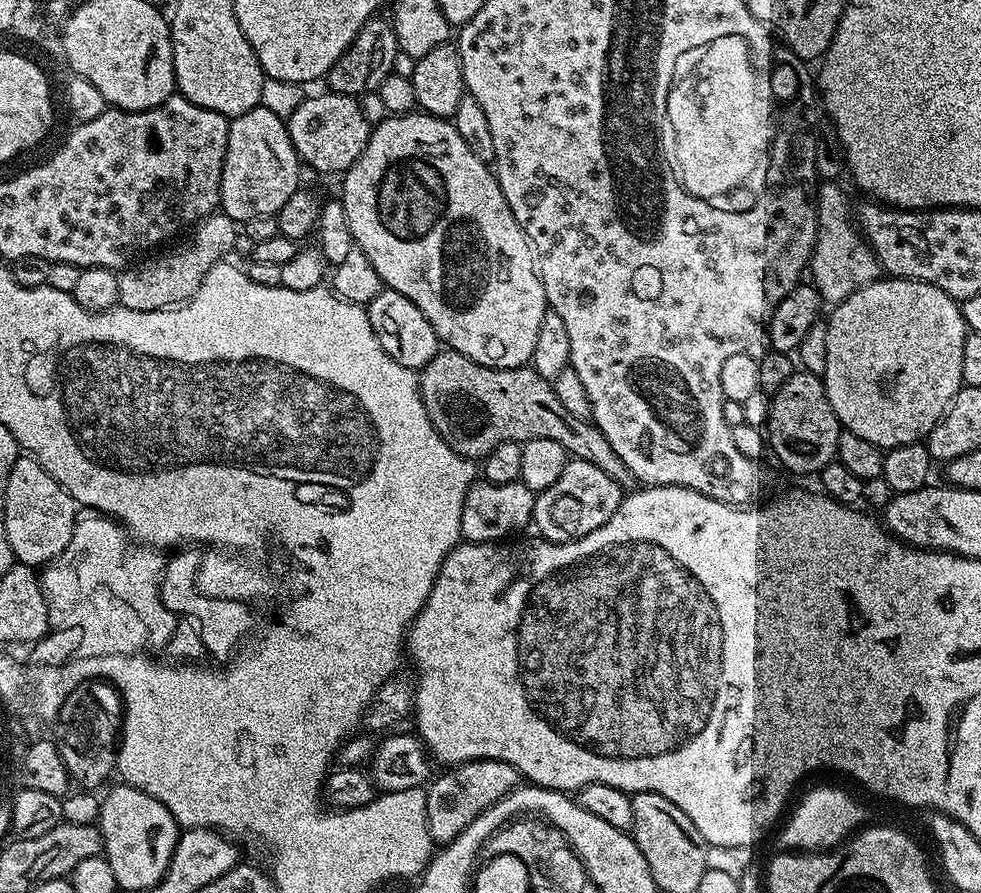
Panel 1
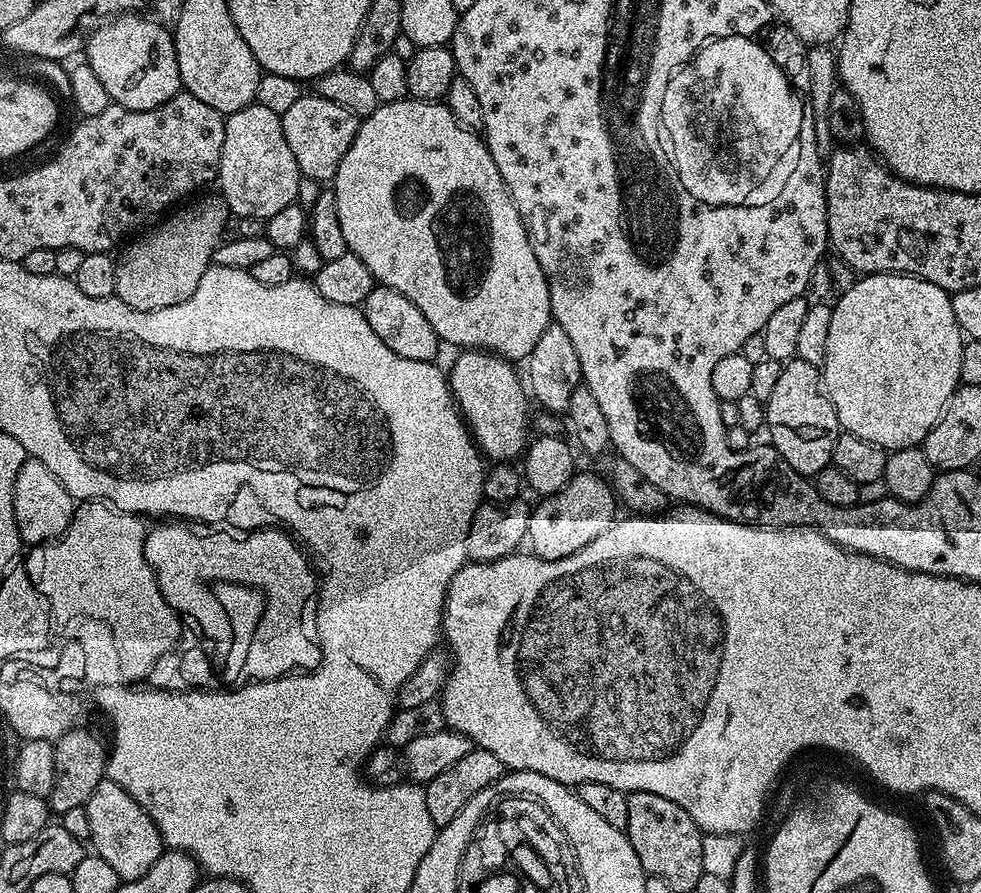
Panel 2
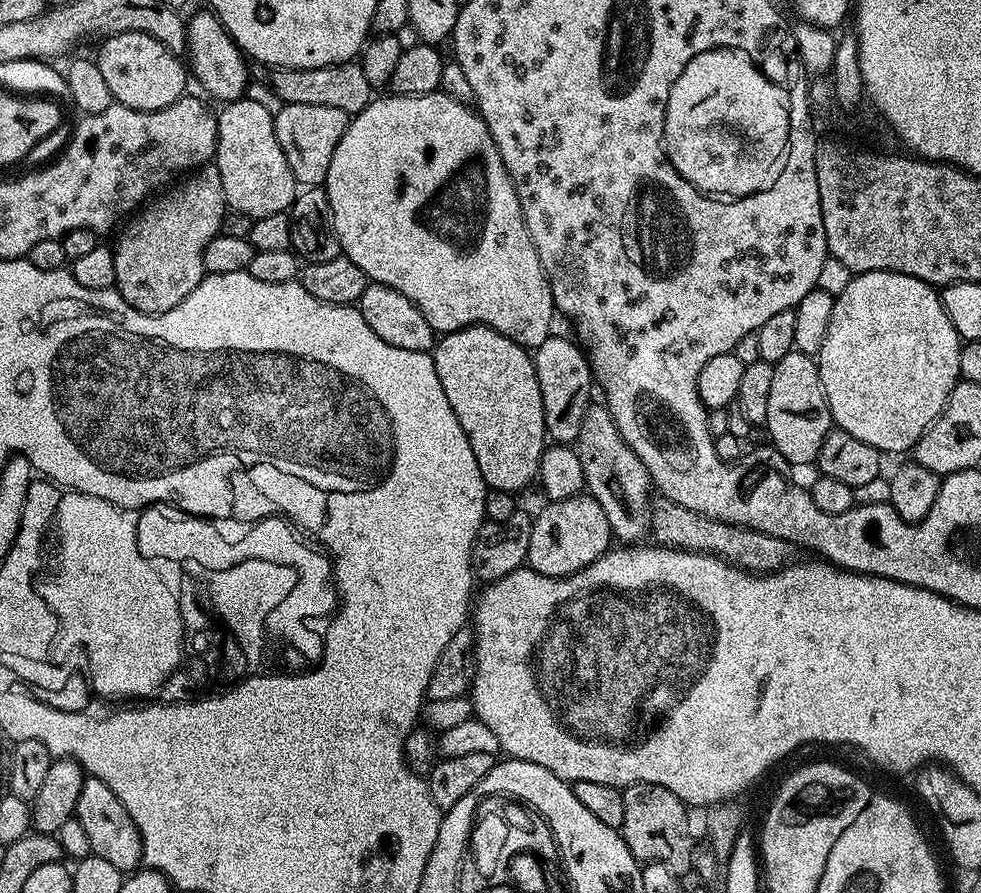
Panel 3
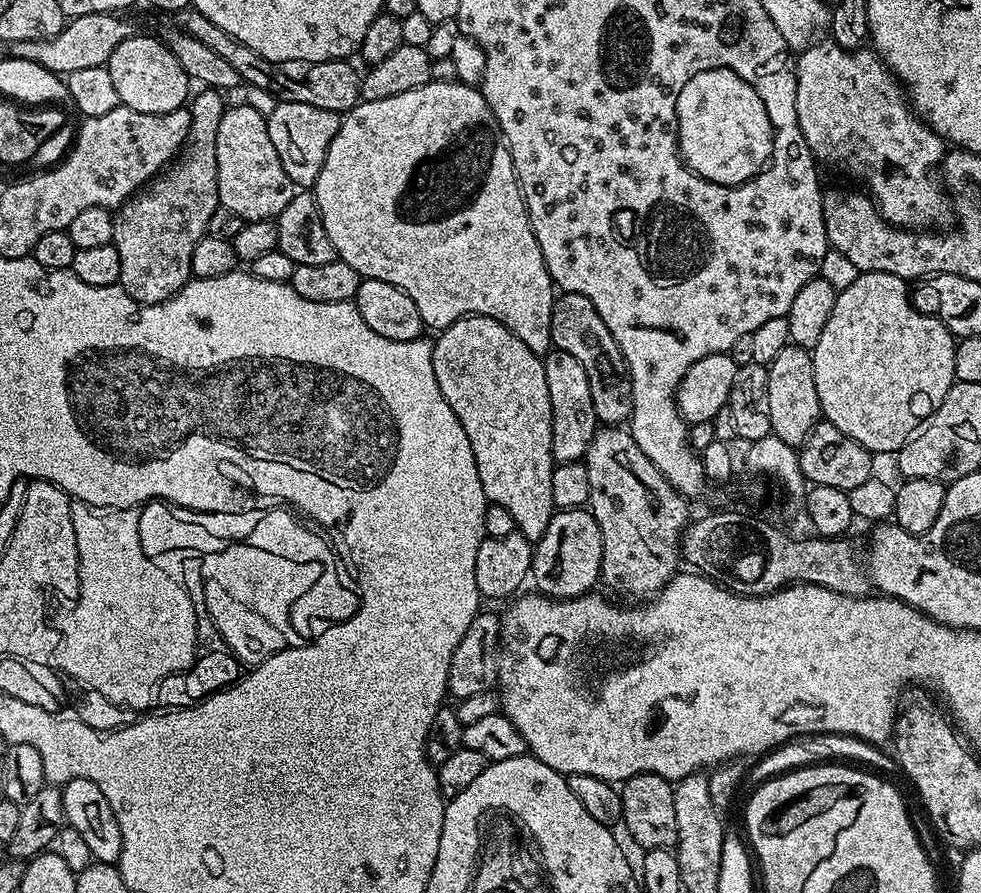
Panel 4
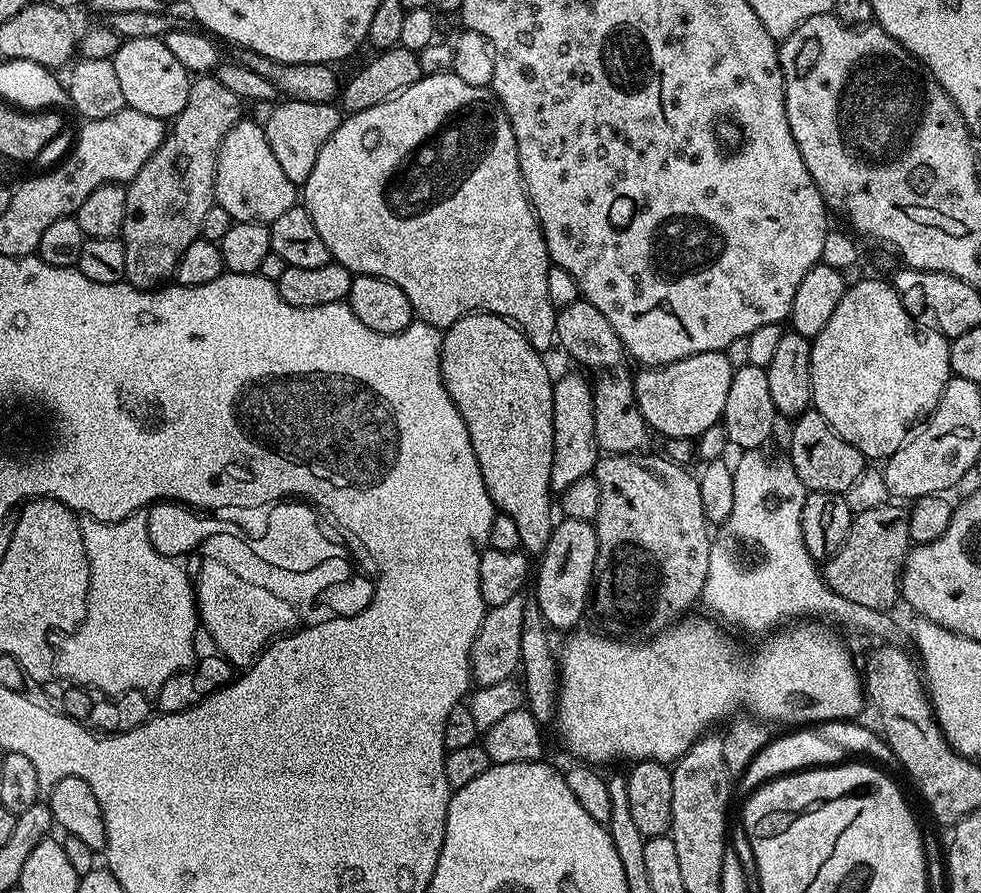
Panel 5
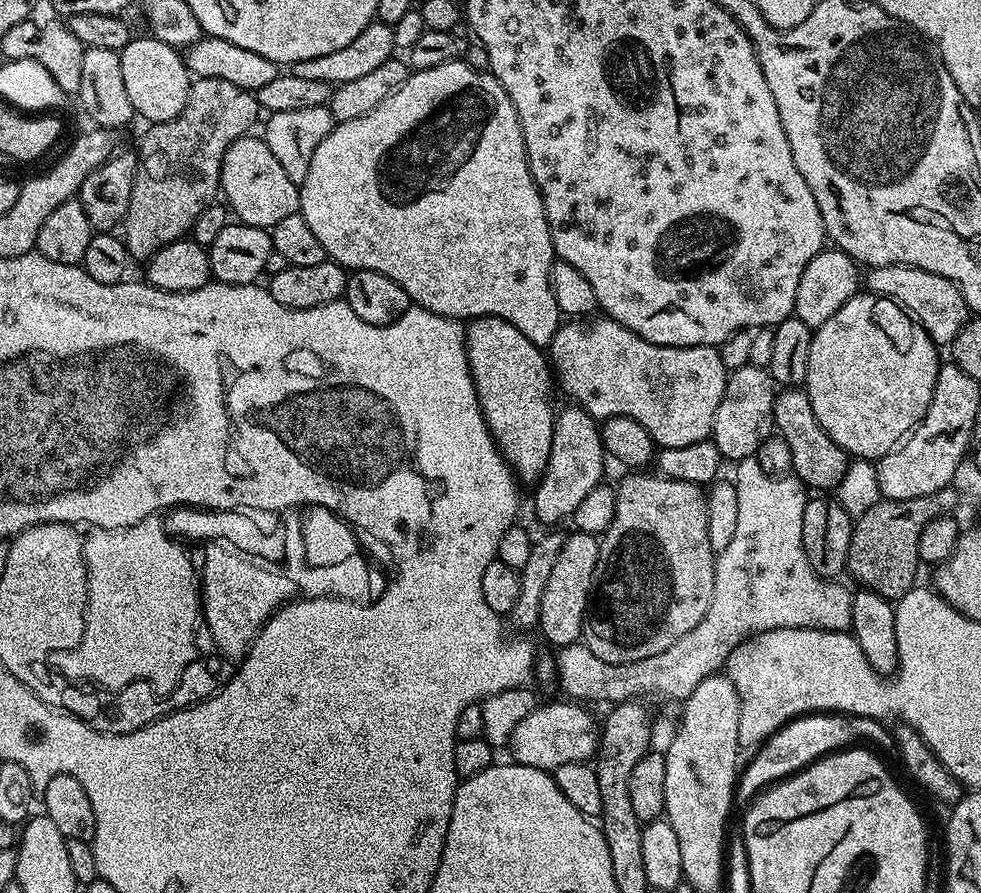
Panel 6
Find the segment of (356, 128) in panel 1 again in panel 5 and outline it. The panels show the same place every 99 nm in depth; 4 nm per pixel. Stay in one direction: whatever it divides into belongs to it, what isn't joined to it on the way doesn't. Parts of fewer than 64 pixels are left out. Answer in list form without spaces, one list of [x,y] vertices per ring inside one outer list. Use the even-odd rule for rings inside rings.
[[[290,99],[280,103],[273,107],[270,122],[263,124],[264,133],[270,142],[270,150],[274,150],[274,158],[278,158],[282,170],[286,173],[286,178],[290,178],[292,184],[302,186],[310,178],[310,170],[314,170],[314,162],[318,162],[322,146],[326,146],[334,130],[338,130],[342,112],[335,103],[323,104]]]

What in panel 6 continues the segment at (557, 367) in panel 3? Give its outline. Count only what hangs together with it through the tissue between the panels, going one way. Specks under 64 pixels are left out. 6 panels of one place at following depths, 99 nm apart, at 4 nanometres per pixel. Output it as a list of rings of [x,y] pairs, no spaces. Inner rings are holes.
[[[579,406],[559,409],[553,426],[553,441],[549,462],[540,476],[536,488],[536,516],[544,526],[560,526],[578,510],[582,498],[590,494],[605,479],[604,460],[606,453],[600,428],[590,413]]]

